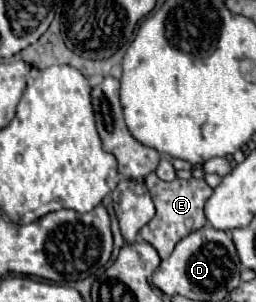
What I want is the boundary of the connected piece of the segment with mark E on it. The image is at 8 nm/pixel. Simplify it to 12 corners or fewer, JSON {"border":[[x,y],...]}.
{"border":[[145,177],[155,217],[139,231],[159,257],[205,225],[205,179]]}

